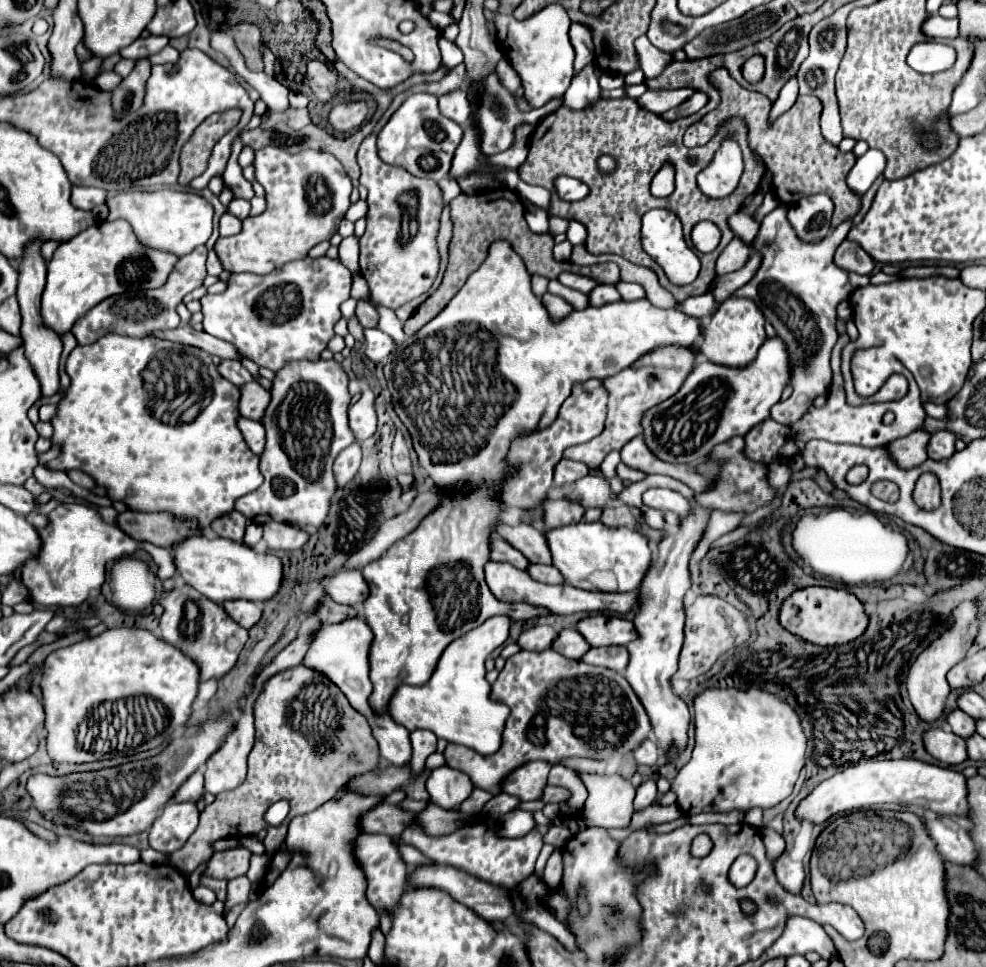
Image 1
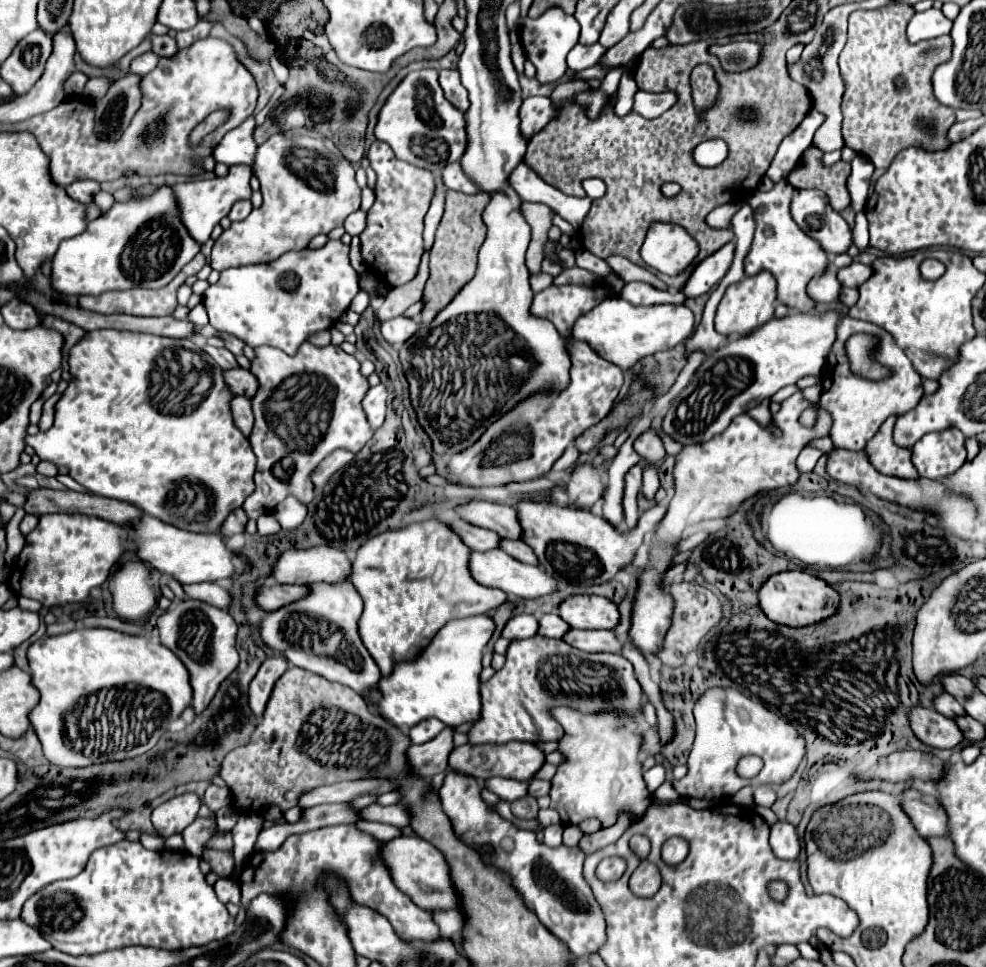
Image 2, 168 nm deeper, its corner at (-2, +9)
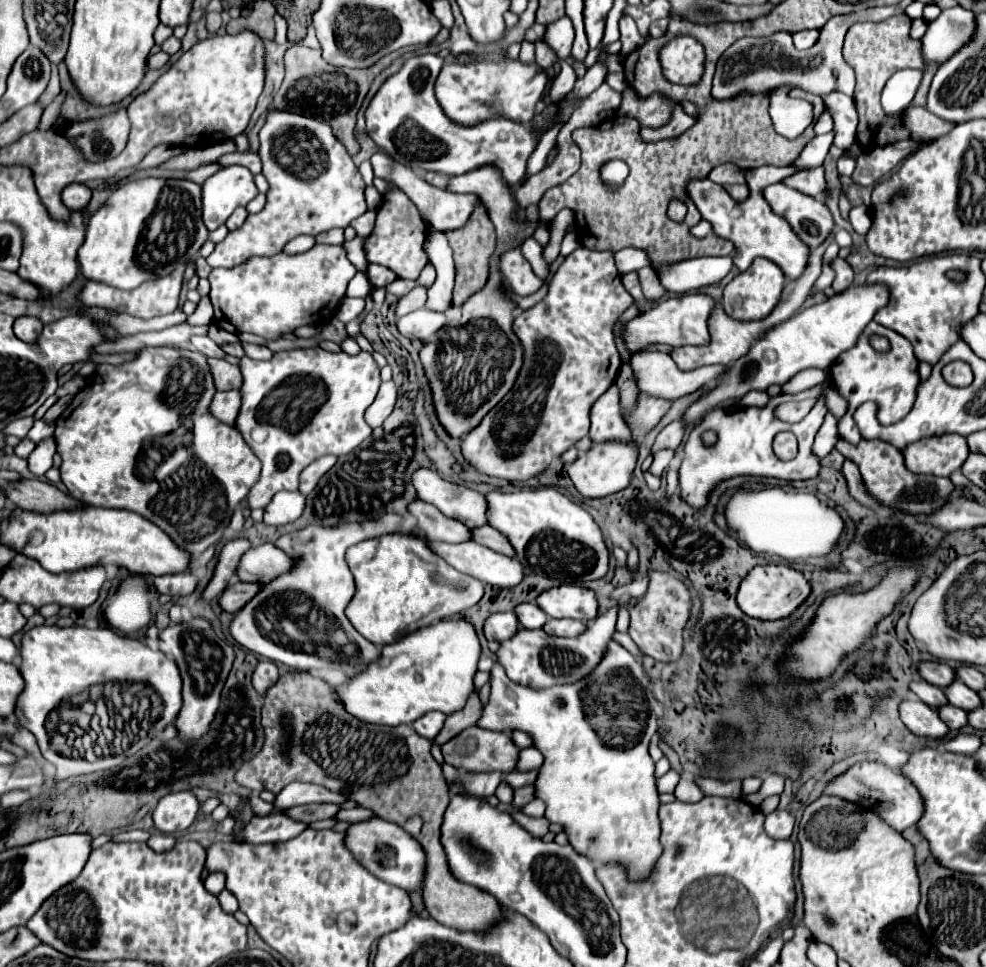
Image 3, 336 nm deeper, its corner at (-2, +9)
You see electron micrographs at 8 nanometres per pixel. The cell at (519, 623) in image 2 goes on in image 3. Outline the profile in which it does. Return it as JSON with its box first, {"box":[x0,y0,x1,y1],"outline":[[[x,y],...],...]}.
{"box":[484,613,520,643],"outline":[[[494,613],[492,617],[488,617],[488,621],[484,625],[486,639],[500,641],[500,643],[506,639],[512,639],[518,629],[520,629],[520,621],[518,621],[516,613]]]}

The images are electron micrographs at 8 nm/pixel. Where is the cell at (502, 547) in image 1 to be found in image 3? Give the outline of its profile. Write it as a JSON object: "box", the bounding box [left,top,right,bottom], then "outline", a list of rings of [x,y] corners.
{"box":[408,501,472,543],"outline":[[[414,501],[408,509],[416,519],[418,527],[428,535],[430,541],[444,541],[444,543],[464,543],[472,539],[470,529],[454,519],[442,515],[434,505],[426,501]]]}

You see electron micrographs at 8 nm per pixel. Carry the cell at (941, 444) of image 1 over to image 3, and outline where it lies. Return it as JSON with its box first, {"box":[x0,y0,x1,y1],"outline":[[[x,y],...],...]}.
{"box":[902,433,970,477],"outline":[[[948,433],[910,443],[902,453],[906,467],[912,473],[950,477],[964,465],[966,457],[970,455],[970,449],[966,437]]]}

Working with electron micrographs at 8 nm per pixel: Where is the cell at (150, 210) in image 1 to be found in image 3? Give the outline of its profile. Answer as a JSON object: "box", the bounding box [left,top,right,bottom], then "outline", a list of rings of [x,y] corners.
{"box":[202,165,258,231],"outline":[[[230,165],[208,177],[202,185],[202,221],[208,231],[218,229],[236,207],[248,205],[258,195],[248,167]]]}

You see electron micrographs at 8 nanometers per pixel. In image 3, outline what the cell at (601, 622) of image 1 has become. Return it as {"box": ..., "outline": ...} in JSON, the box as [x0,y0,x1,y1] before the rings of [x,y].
{"box":[538,585,598,623],"outline":[[[576,585],[548,589],[542,593],[542,597],[538,597],[538,607],[542,607],[542,611],[554,619],[576,619],[586,623],[598,615],[598,601],[594,591]]]}

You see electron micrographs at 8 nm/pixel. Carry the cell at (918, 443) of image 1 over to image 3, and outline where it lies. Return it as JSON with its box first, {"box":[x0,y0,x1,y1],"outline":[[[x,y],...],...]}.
{"box":[836,439,954,513],"outline":[[[862,439],[858,445],[850,445],[846,441],[838,441],[836,449],[858,465],[862,479],[868,487],[868,491],[882,501],[890,509],[900,511],[912,511],[912,513],[932,513],[938,505],[942,505],[950,491],[954,489],[954,483],[948,477],[934,477],[934,475],[914,475],[906,469],[904,457],[900,449],[894,449],[892,445],[886,445],[886,441],[880,439]]]}

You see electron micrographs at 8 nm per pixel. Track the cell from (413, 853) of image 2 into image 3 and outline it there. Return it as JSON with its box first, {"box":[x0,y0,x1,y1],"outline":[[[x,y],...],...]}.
{"box":[346,817,426,893],"outline":[[[378,817],[364,823],[354,823],[354,829],[348,829],[346,833],[346,847],[350,847],[350,851],[354,851],[356,861],[370,873],[374,873],[378,879],[402,887],[406,891],[422,893],[426,875],[426,855],[422,845],[402,827]]]}

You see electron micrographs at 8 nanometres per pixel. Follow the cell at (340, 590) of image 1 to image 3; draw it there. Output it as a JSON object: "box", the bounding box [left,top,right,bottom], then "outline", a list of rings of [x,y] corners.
{"box":[236,543,296,583],"outline":[[[266,543],[260,547],[252,547],[244,553],[236,575],[240,581],[254,583],[270,583],[282,573],[288,573],[296,567],[296,559],[286,551],[276,547],[274,543]]]}

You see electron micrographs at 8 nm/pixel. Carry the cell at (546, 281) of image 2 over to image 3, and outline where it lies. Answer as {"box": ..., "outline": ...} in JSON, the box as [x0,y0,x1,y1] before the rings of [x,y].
{"box":[500,249,542,297],"outline":[[[514,249],[508,255],[502,255],[500,271],[504,273],[504,279],[508,281],[512,293],[520,297],[528,297],[536,293],[542,287],[542,279],[538,279],[530,267],[530,263],[522,257],[520,249]]]}

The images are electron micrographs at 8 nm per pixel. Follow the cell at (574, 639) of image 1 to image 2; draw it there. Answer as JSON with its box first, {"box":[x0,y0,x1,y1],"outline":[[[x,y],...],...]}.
{"box":[538,613,570,639],"outline":[[[548,613],[546,617],[538,619],[538,633],[544,635],[544,637],[554,637],[554,639],[560,639],[568,629],[570,625],[566,625],[566,621],[562,621],[556,613]]]}

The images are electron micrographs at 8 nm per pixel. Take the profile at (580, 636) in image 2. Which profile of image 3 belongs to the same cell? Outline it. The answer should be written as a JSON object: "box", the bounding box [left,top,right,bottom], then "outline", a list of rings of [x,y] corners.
{"box":[546,619,586,637],"outline":[[[548,619],[546,629],[548,635],[556,635],[556,637],[578,637],[586,631],[586,623],[582,621],[570,621],[570,619]]]}

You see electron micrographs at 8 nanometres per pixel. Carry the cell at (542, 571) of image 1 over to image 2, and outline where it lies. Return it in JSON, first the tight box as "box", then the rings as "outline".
{"box":[498,539,538,565],"outline":[[[500,539],[502,545],[498,545],[504,553],[508,553],[510,557],[522,561],[522,563],[530,563],[530,565],[538,565],[538,559],[534,555],[534,551],[524,543],[524,541],[510,541],[510,539]]]}

